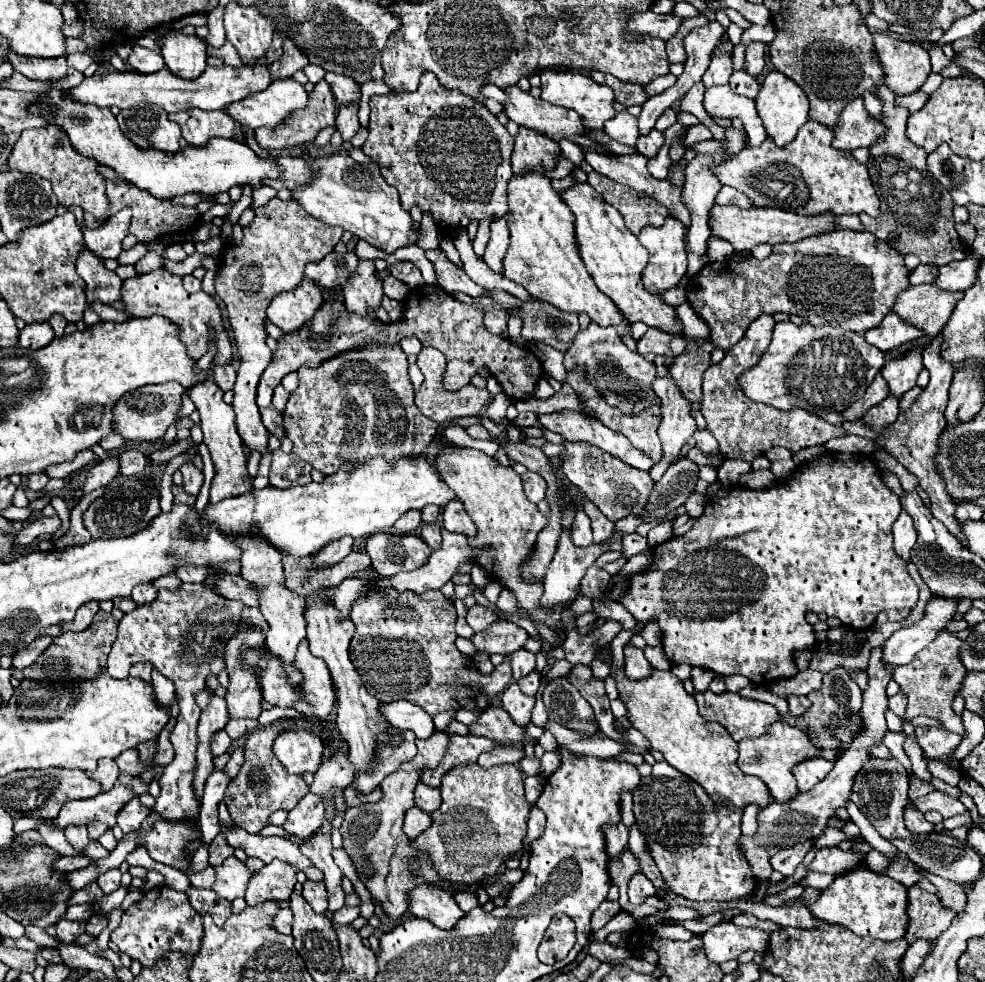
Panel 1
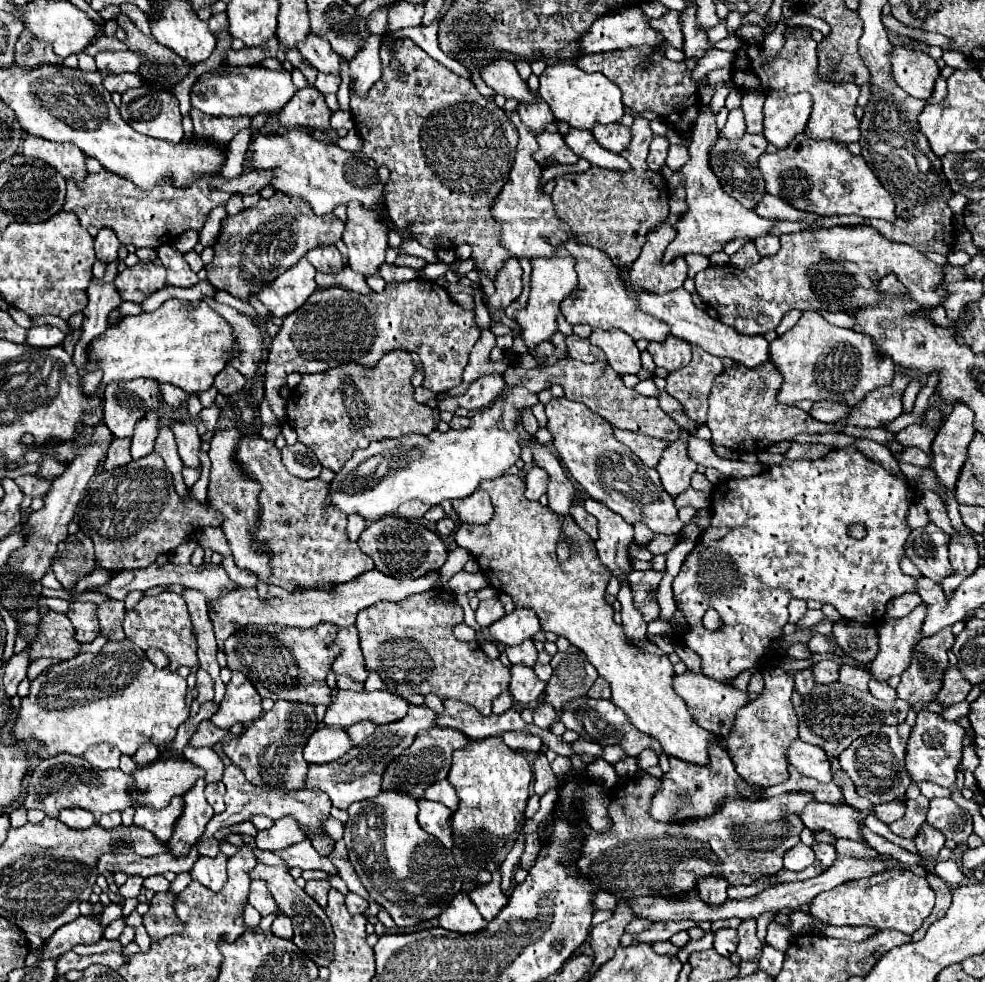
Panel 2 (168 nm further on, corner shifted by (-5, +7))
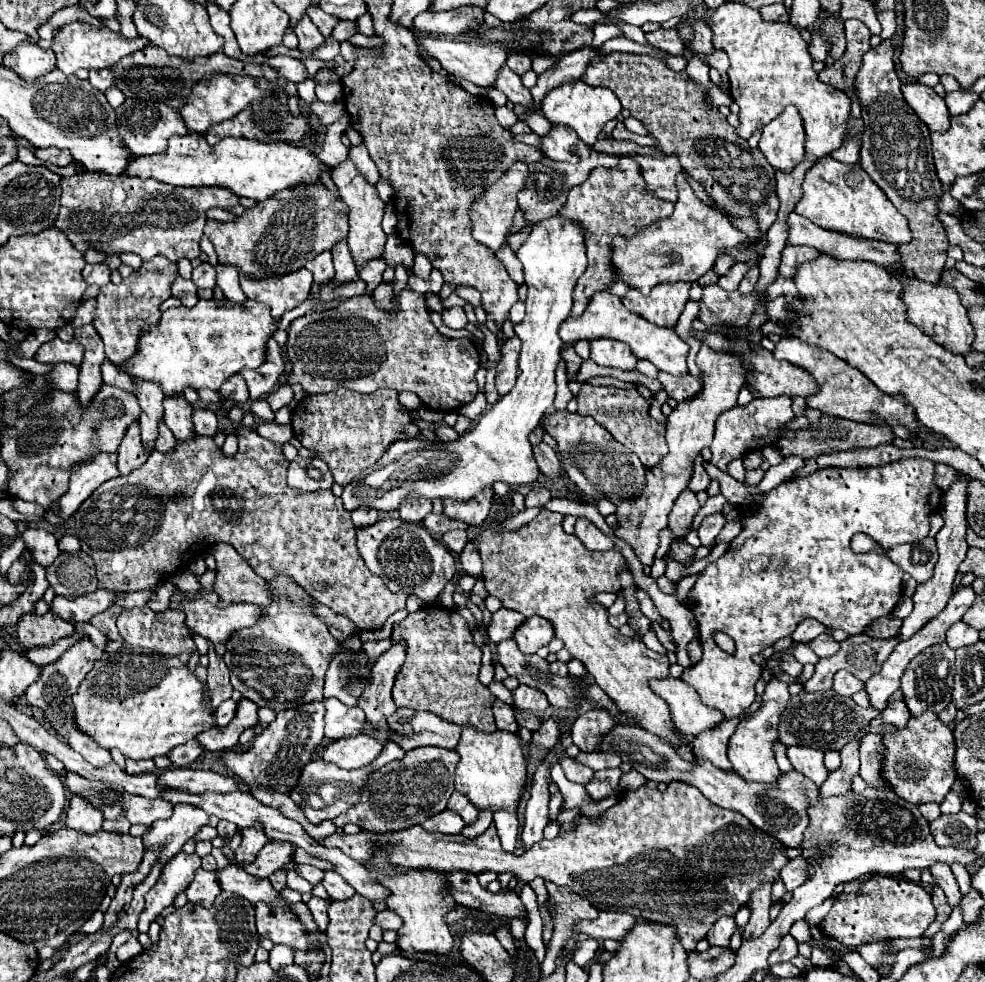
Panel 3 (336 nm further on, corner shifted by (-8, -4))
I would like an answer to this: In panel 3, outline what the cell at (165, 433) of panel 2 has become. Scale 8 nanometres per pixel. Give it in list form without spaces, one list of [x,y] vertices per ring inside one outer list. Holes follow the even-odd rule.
[[[160,422],[160,438],[156,442],[156,450],[162,454],[172,454],[174,448],[176,448],[174,434],[168,430],[168,426],[164,422]]]

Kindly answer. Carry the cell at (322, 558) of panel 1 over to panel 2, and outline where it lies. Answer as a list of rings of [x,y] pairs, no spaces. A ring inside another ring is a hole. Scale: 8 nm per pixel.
[[[351,515],[351,517],[349,517],[349,525],[347,525],[349,539],[351,539],[351,541],[355,541],[355,539],[363,533],[363,529],[365,529],[365,527],[367,527],[365,519],[361,521],[361,517],[359,517],[359,515]]]

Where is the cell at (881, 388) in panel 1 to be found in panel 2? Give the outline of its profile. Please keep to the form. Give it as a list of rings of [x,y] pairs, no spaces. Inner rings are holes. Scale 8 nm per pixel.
[[[817,401],[813,403],[809,415],[817,421],[823,421],[823,423],[837,423],[841,419],[845,419],[845,415],[849,413],[849,407],[847,405],[841,405],[841,403],[827,403],[827,401]]]

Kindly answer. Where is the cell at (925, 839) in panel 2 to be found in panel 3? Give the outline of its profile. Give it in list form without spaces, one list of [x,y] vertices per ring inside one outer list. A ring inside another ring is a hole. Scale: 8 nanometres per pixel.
[[[934,862],[934,864],[930,866],[930,872],[932,872],[932,876],[934,876],[934,882],[946,892],[948,904],[950,904],[950,906],[958,904],[960,898],[962,898],[962,894],[960,894],[960,890],[958,890],[958,884],[956,884],[956,878],[954,878],[950,866],[944,864],[944,862]]]

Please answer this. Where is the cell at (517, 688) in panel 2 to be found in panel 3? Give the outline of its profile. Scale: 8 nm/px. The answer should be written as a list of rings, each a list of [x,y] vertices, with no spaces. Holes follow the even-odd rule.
[[[520,684],[516,690],[512,690],[512,698],[514,698],[514,708],[520,712],[542,714],[550,706],[548,698],[542,690],[530,688],[526,684]]]

